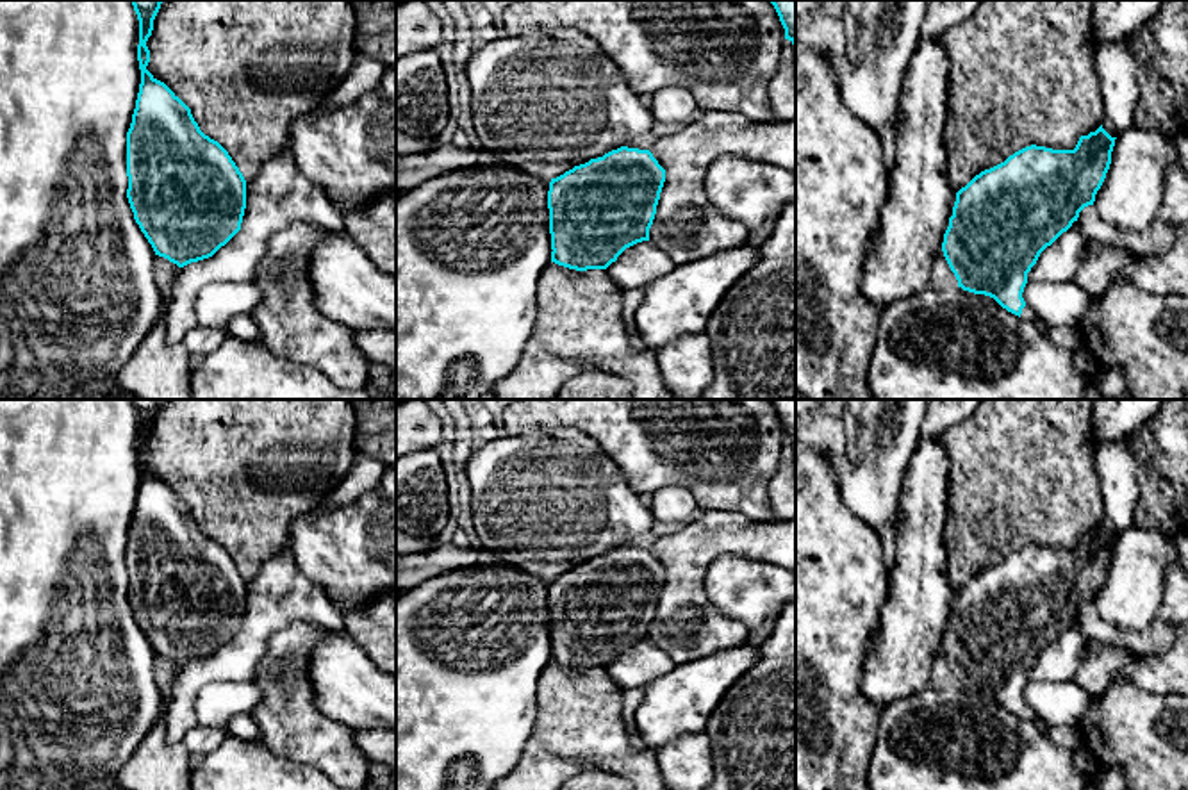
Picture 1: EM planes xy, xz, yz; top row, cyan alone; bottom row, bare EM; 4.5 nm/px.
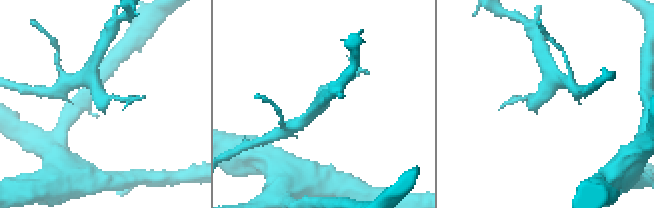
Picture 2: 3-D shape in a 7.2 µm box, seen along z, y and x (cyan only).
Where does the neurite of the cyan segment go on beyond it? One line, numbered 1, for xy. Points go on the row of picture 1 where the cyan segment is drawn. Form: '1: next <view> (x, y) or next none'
1: next none

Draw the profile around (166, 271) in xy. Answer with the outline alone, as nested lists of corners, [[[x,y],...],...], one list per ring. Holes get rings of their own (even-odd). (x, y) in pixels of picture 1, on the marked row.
[[[155,255],[155,280],[159,284],[162,300],[164,300],[164,309],[168,305],[169,294],[171,294],[171,285],[180,273],[182,267],[177,264],[169,262],[164,257]]]

